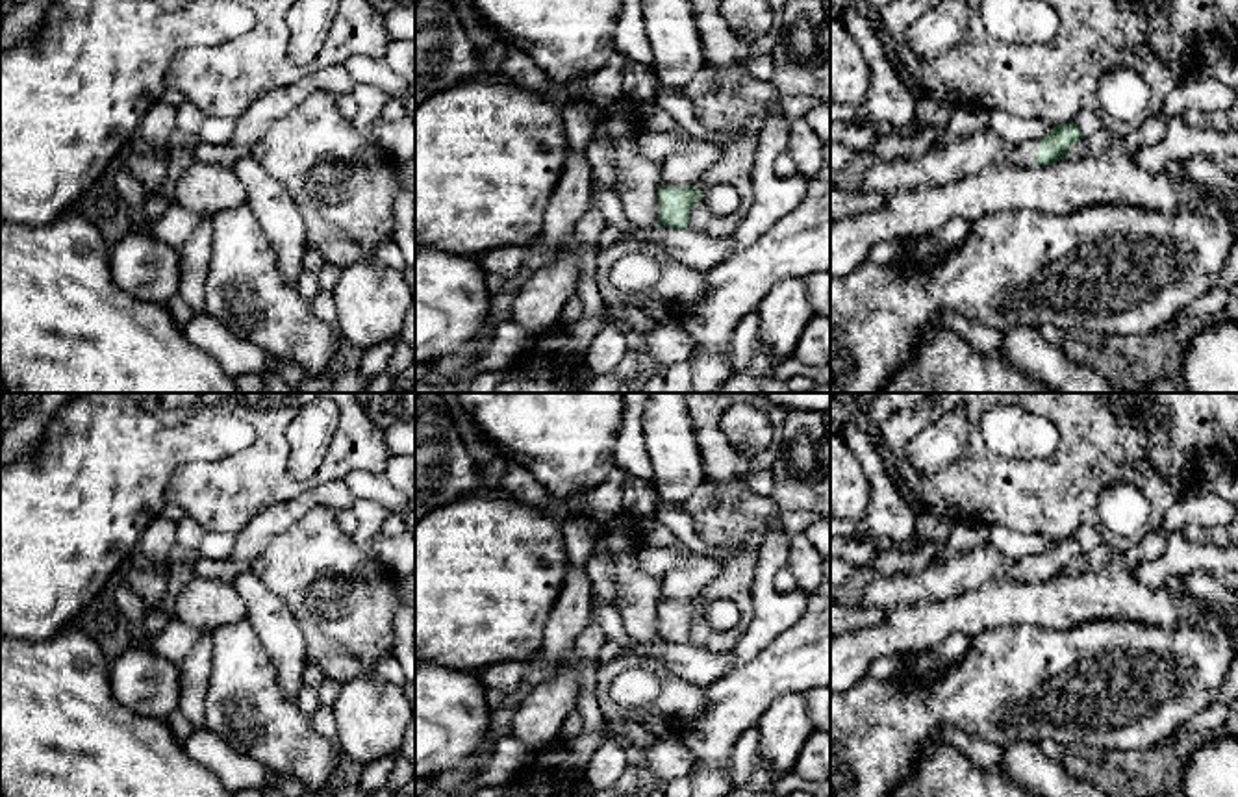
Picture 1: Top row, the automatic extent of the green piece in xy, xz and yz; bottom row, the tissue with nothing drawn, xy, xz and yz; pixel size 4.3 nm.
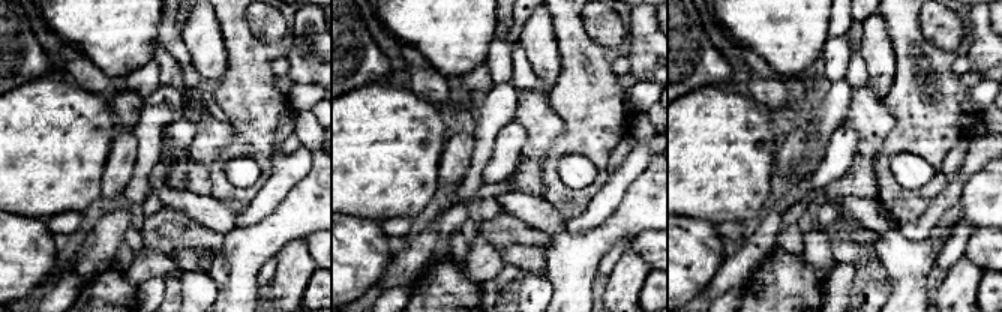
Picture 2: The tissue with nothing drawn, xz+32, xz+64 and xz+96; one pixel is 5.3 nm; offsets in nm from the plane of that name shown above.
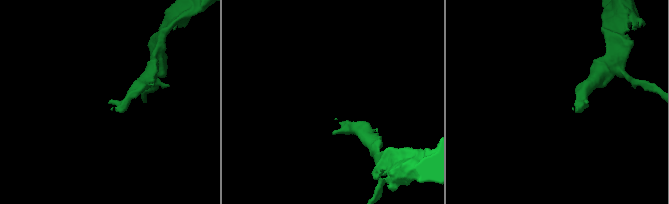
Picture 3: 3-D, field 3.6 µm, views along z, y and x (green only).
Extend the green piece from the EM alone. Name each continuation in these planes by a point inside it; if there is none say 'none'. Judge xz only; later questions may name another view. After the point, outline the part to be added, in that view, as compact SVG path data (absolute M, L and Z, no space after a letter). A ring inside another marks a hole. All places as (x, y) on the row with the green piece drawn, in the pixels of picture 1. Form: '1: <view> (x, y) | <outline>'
1: xz (684, 167) | M695 139L686 148L673 152L660 161L662 185L697 185L719 156L721 148L717 145Z

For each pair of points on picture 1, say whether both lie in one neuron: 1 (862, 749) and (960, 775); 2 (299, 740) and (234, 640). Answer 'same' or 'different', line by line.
1: different
2: same

